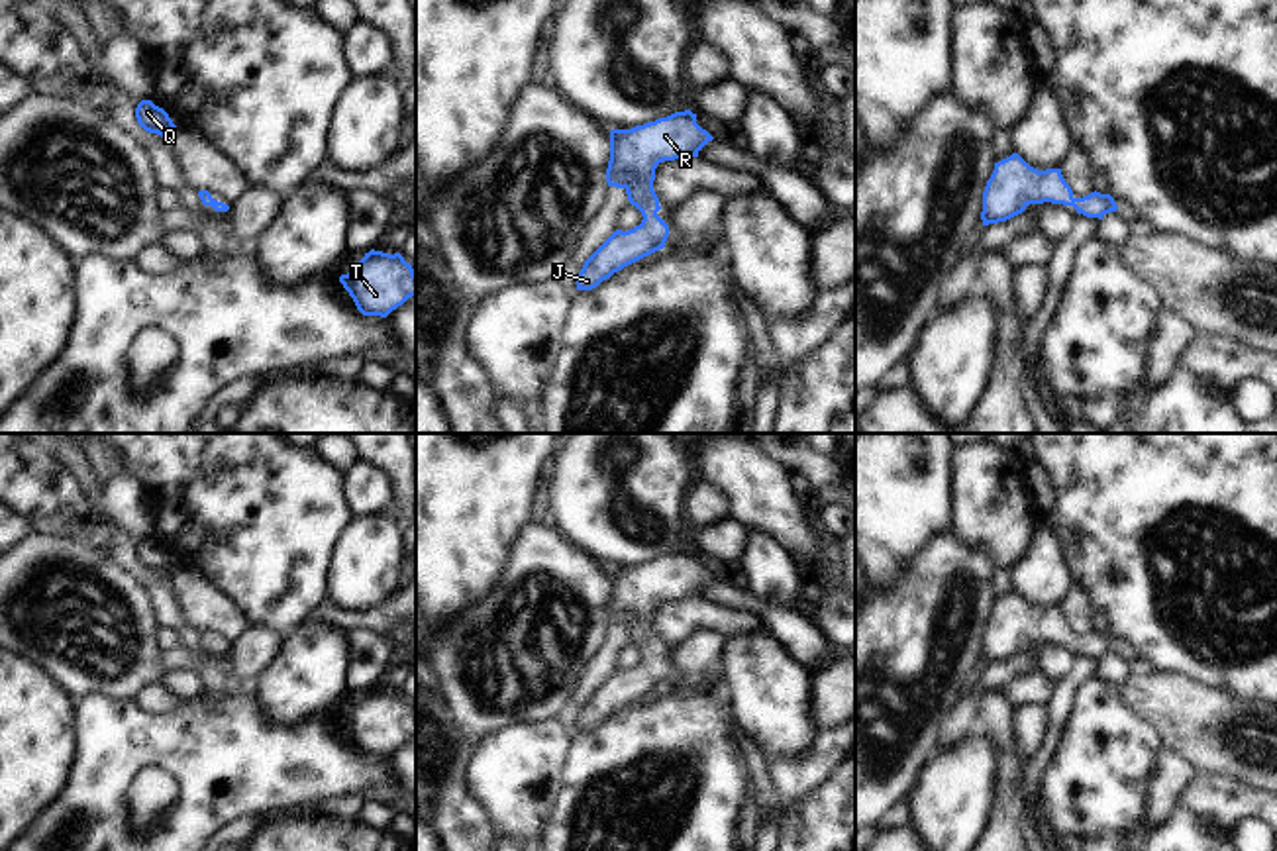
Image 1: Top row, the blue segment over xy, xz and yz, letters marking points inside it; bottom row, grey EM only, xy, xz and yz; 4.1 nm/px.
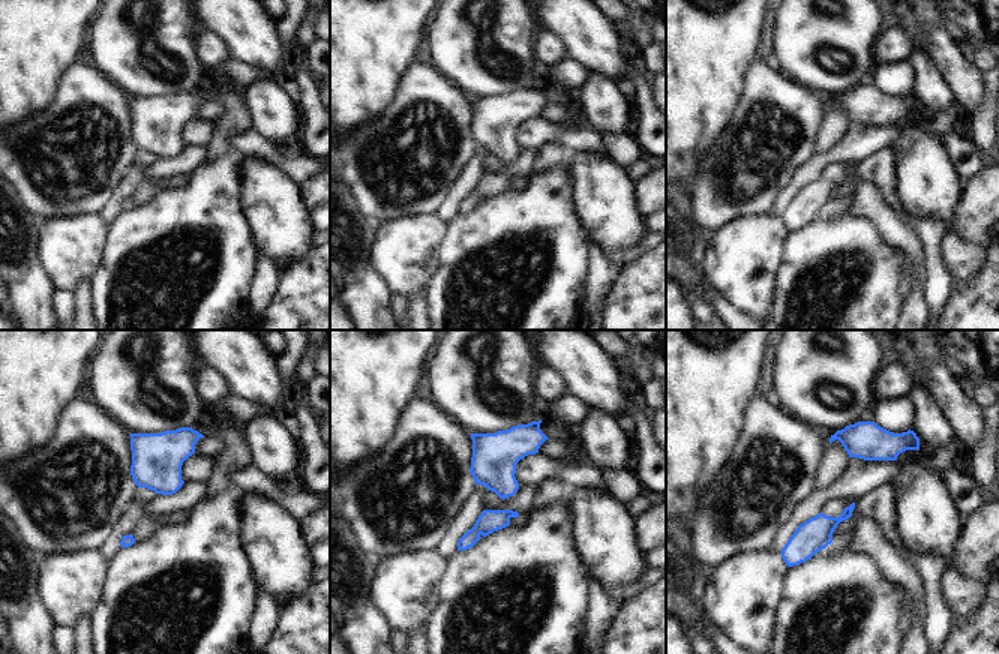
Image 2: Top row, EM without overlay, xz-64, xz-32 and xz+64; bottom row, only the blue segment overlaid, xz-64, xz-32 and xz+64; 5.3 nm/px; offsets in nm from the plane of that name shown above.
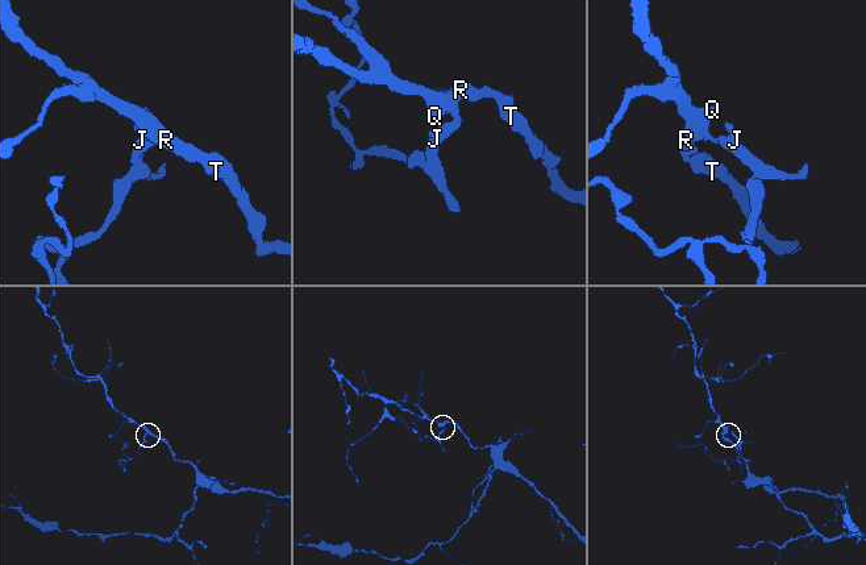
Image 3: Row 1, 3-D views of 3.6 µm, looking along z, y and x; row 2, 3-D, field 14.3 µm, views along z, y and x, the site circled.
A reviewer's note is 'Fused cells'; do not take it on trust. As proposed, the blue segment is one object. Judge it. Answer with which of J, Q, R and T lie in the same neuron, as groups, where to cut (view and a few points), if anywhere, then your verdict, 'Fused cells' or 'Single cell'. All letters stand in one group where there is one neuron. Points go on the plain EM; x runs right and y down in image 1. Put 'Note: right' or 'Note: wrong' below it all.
Groups: J Q R T. No split. Single cell
Note: wrong

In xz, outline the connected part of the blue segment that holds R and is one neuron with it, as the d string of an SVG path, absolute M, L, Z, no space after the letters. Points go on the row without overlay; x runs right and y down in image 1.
M690 549L675 551L667 557L636 565L632 569L610 571L610 600L606 608L608 626L624 627L632 645L636 645L643 659L634 669L616 669L583 704L577 720L577 729L592 729L602 720L610 718L624 706L659 690L669 676L669 665L657 655L661 649L659 637L653 629L655 608L663 600L681 596L698 596L698 590L714 576L696 563L696 553Z

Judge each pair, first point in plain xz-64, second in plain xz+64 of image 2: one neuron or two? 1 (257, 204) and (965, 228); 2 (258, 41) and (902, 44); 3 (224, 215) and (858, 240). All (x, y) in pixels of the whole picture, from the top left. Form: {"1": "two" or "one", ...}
{"1": "two", "2": "two", "3": "one"}

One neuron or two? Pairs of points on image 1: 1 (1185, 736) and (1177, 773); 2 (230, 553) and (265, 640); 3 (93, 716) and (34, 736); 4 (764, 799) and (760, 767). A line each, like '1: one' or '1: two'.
1: two
2: two
3: two
4: one

